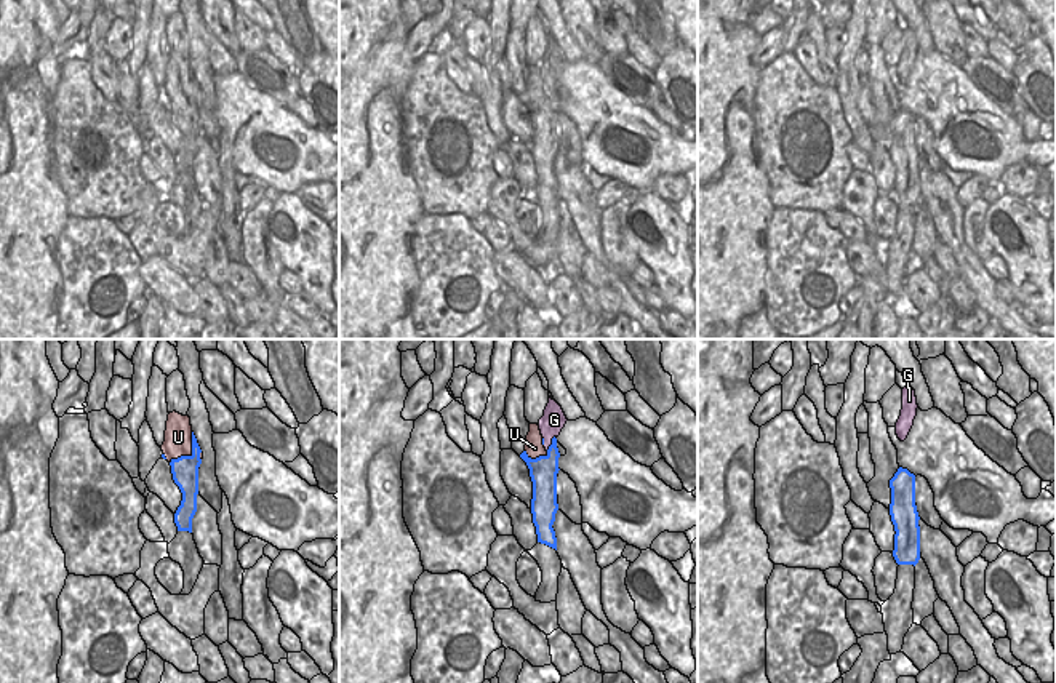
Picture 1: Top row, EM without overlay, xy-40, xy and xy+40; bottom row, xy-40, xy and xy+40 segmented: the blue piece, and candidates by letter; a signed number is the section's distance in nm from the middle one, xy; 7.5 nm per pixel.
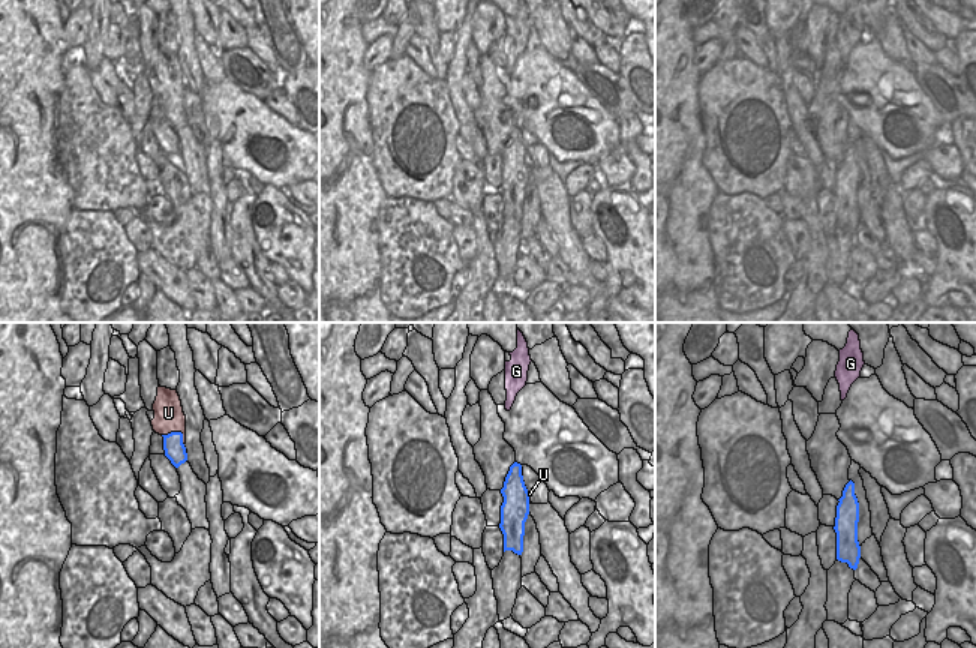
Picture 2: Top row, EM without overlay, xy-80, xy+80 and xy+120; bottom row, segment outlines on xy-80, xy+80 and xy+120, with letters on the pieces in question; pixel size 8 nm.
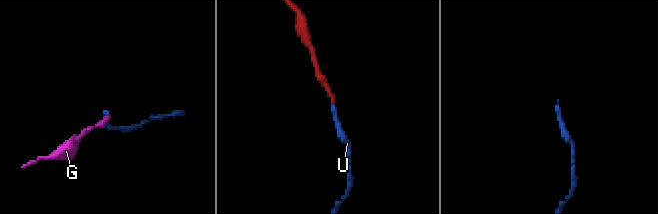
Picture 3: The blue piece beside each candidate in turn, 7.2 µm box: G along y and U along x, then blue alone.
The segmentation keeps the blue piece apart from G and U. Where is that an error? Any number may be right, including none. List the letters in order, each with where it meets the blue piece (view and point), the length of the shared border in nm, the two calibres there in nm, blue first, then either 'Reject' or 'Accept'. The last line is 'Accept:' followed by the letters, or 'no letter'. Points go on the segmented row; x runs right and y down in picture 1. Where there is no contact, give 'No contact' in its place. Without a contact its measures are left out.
G: Touches blue at xy (552, 443). Shared border 140 nm. Thickness 220 nm (blue) against 180 nm. Reject
U: Touches blue at xy-40 (192, 453). Shared border 300 nm. Thickness 200 nm (blue) against 220 nm. Accept
Accept: U

